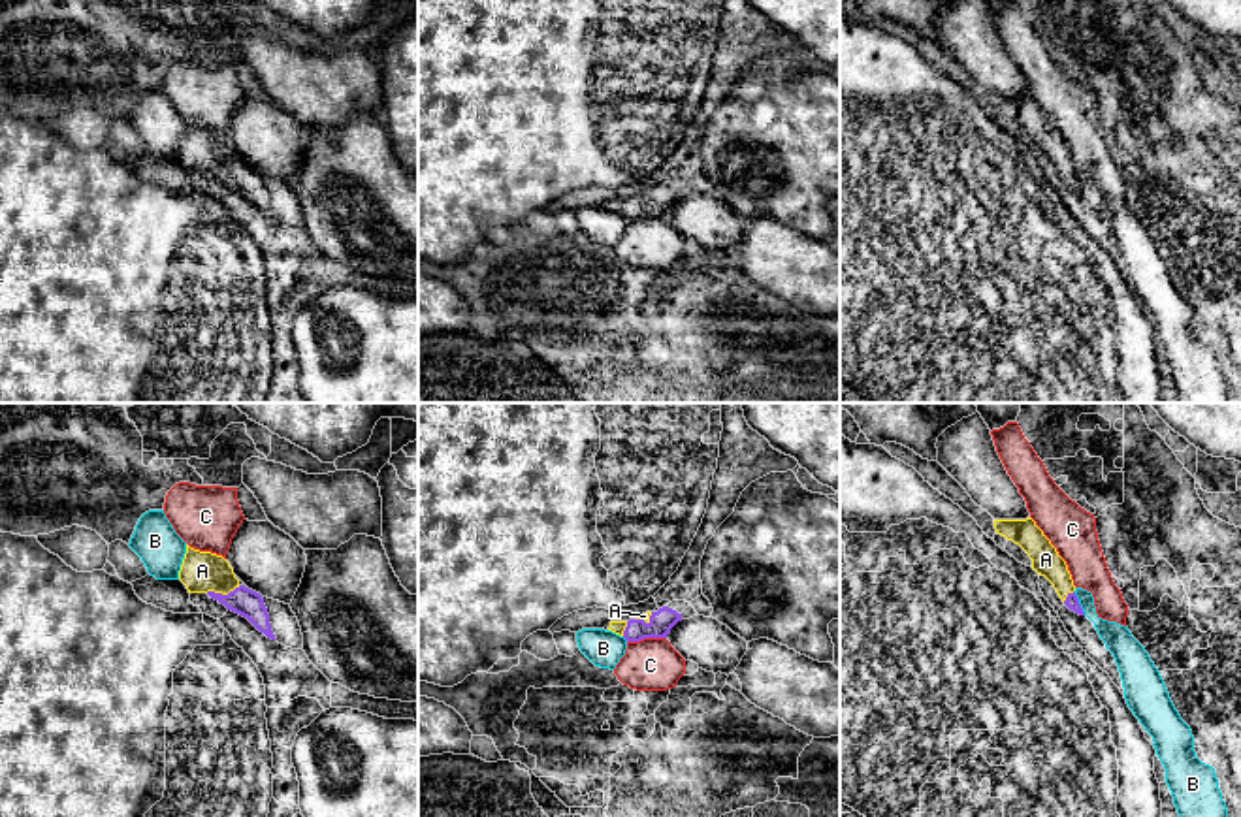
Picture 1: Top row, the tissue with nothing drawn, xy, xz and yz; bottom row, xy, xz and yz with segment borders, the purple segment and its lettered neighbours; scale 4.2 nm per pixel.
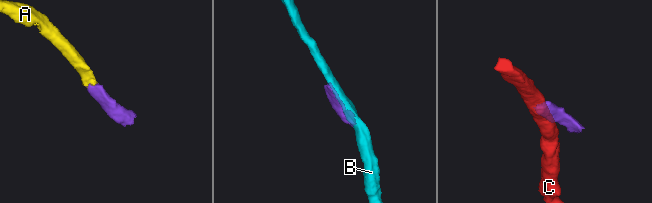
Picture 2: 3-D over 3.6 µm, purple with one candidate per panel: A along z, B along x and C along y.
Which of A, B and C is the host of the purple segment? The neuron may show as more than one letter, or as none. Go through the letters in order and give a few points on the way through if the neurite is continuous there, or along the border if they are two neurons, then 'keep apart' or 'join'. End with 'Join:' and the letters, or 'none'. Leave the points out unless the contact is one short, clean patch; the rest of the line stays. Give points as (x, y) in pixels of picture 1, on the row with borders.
A: way xy (243, 601), (230, 593), (221, 593), (202, 571); join
B: border yz (1074, 592), (1085, 614); keep apart
C: keep apart
Join: A

